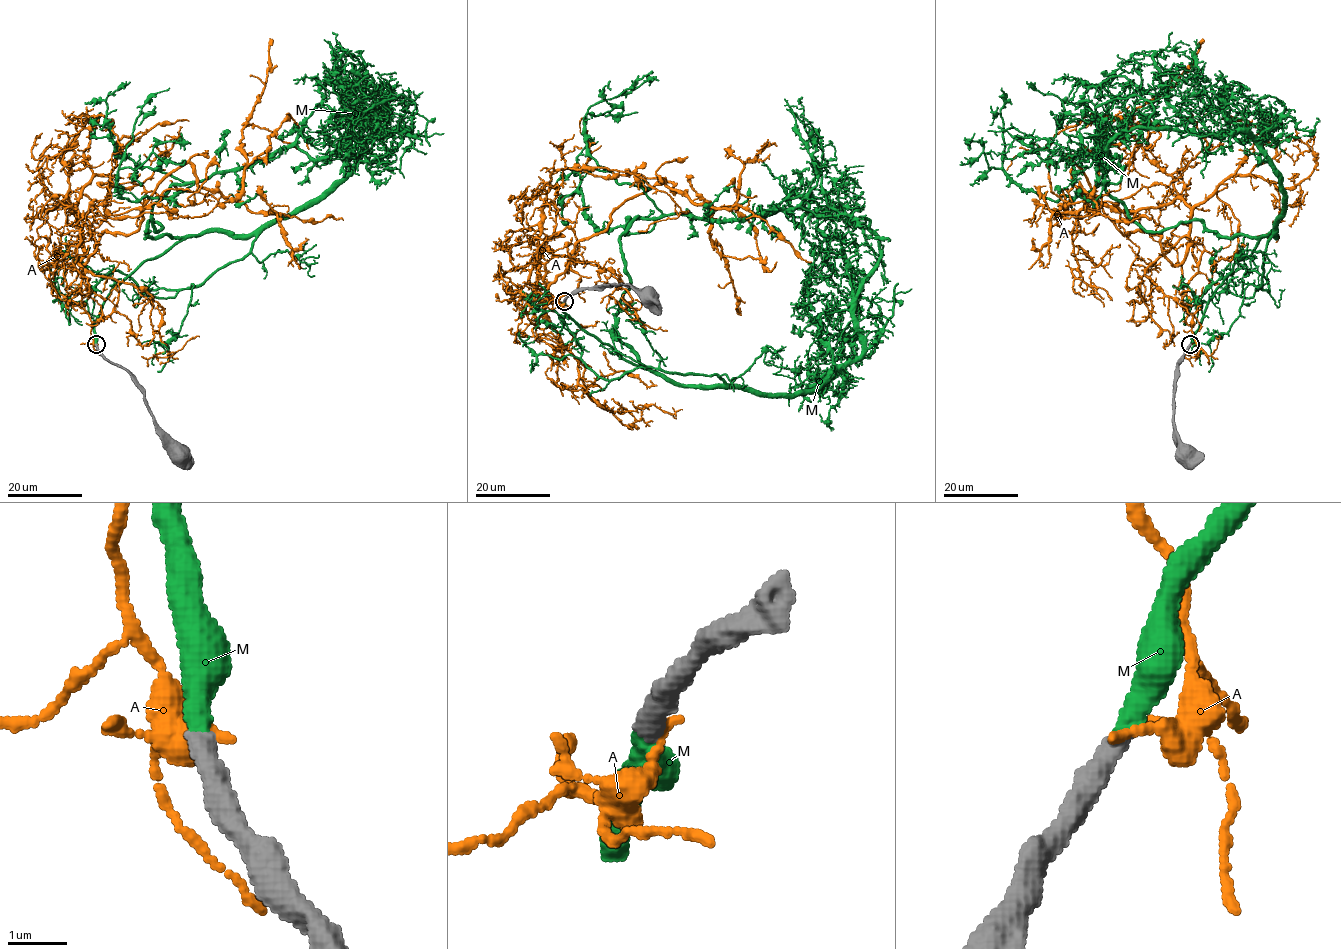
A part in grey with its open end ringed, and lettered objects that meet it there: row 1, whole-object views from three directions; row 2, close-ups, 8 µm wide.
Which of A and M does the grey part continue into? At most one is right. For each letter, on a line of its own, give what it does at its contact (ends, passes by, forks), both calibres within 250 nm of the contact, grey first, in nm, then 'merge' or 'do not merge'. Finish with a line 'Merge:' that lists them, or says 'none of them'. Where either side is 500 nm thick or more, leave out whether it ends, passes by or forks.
A: it ends; calibres 440 and 200 nm; do not merge
M: it ends; calibres 400 and 400 nm; merge
Merge: M

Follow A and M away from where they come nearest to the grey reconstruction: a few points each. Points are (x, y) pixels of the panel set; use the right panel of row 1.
A: (1190, 344), (1181, 299), (1203, 245), (1173, 264), (1072, 168), (1092, 199), (1099, 156), (1204, 41)
M: (1190, 344), (1257, 240), (1140, 228), (1104, 146), (1066, 159), (1018, 137), (993, 159)

